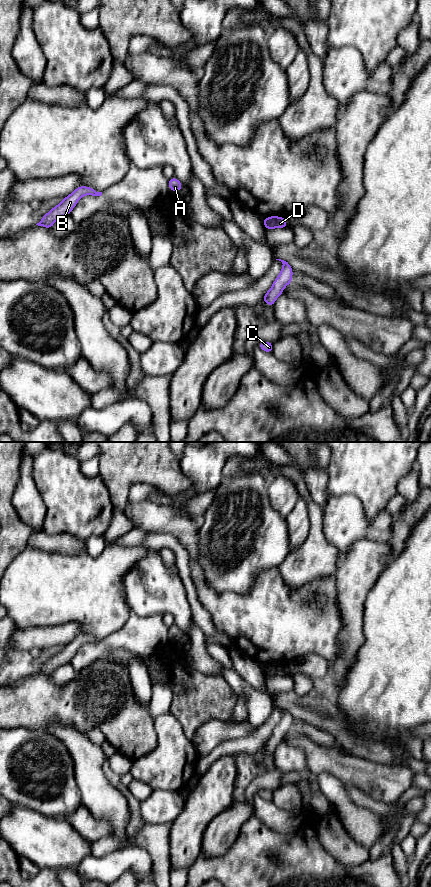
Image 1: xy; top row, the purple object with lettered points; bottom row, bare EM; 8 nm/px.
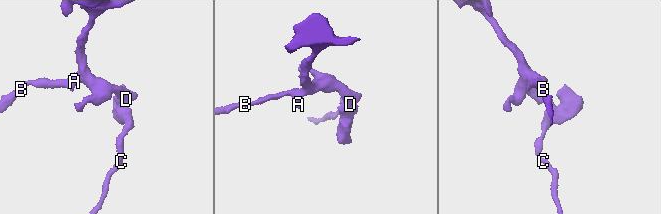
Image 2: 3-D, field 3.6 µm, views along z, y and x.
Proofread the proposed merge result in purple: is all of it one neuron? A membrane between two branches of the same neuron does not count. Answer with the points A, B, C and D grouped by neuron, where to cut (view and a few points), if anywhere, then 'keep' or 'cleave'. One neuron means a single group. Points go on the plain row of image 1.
groups A B D / C; cut xy (266, 665), (270, 670), (269, 677); cleave

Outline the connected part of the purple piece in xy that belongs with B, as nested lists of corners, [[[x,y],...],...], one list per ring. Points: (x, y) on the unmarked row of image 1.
[[[79,634],[70,643],[63,646],[57,654],[43,663],[43,666],[36,673],[52,677],[55,669],[69,663],[78,649],[85,643],[101,644],[102,640],[97,640],[95,637],[88,634]]]

